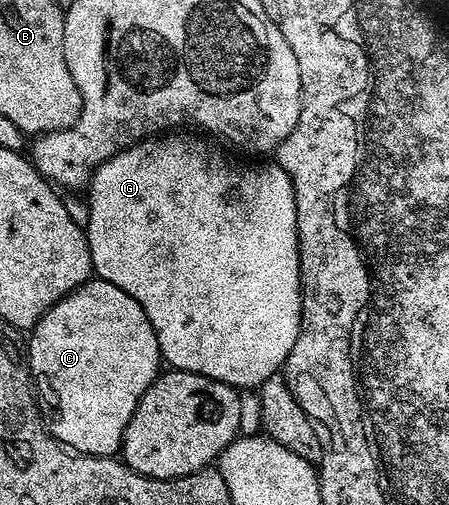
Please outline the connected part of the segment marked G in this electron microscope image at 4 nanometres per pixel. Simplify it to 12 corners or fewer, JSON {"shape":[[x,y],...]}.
{"shape":[[161,133],[89,179],[92,274],[172,370],[301,332],[291,177]]}

